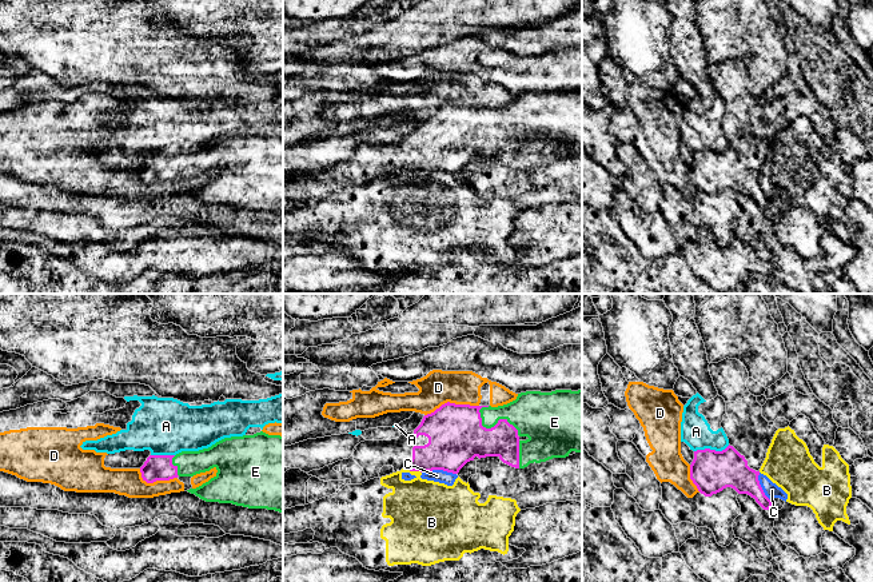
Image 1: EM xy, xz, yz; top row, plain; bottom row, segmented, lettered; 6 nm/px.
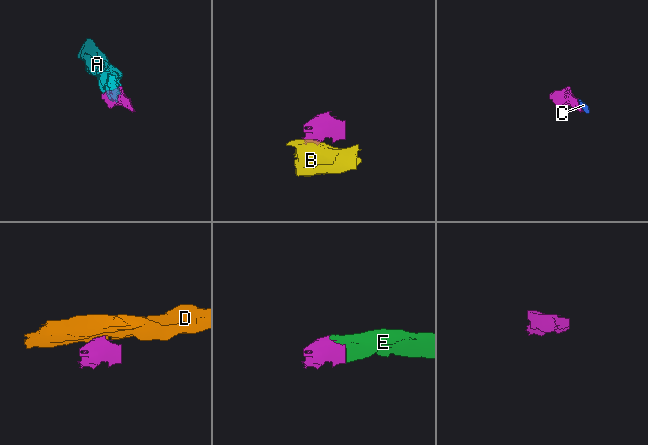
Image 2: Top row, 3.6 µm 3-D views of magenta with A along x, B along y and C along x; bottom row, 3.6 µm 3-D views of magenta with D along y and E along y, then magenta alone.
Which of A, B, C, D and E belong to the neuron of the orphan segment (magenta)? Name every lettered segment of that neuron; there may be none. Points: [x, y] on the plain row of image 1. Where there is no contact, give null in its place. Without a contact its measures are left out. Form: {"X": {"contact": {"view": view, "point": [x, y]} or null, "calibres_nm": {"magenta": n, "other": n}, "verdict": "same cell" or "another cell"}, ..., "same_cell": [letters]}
{"A": {"contact": {"view": "yz", "point": [712, 151]}, "calibres_nm": {"magenta": 260, "other": 180}, "verdict": "another cell"}, "B": {"contact": {"view": "xz", "point": [413, 171]}, "calibres_nm": {"magenta": 260, "other": 380}, "verdict": "another cell"}, "C": {"contact": {"view": "xz", "point": [439, 170]}, "calibres_nm": {"magenta": 340, "other": 80}, "verdict": "another cell"}, "D": {"contact": {"view": "xz", "point": [451, 104]}, "calibres_nm": {"magenta": 340, "other": 200}, "verdict": "another cell"}, "E": {"contact": {"view": "xz", "point": [495, 126]}, "calibres_nm": {"magenta": 340, "other": 280}, "verdict": "same cell"}, "same_cell": ["E"]}

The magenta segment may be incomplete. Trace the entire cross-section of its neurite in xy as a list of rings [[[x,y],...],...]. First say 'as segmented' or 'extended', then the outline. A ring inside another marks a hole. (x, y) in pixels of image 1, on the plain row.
extended; [[[260,132],[254,136],[224,139],[211,148],[199,152],[182,152],[176,156],[150,156],[140,168],[140,174],[143,182],[154,184],[178,178],[194,178],[214,168],[218,171],[214,179],[187,192],[206,203],[232,204],[248,210],[267,210],[283,215],[283,137],[280,136],[268,136]]]

